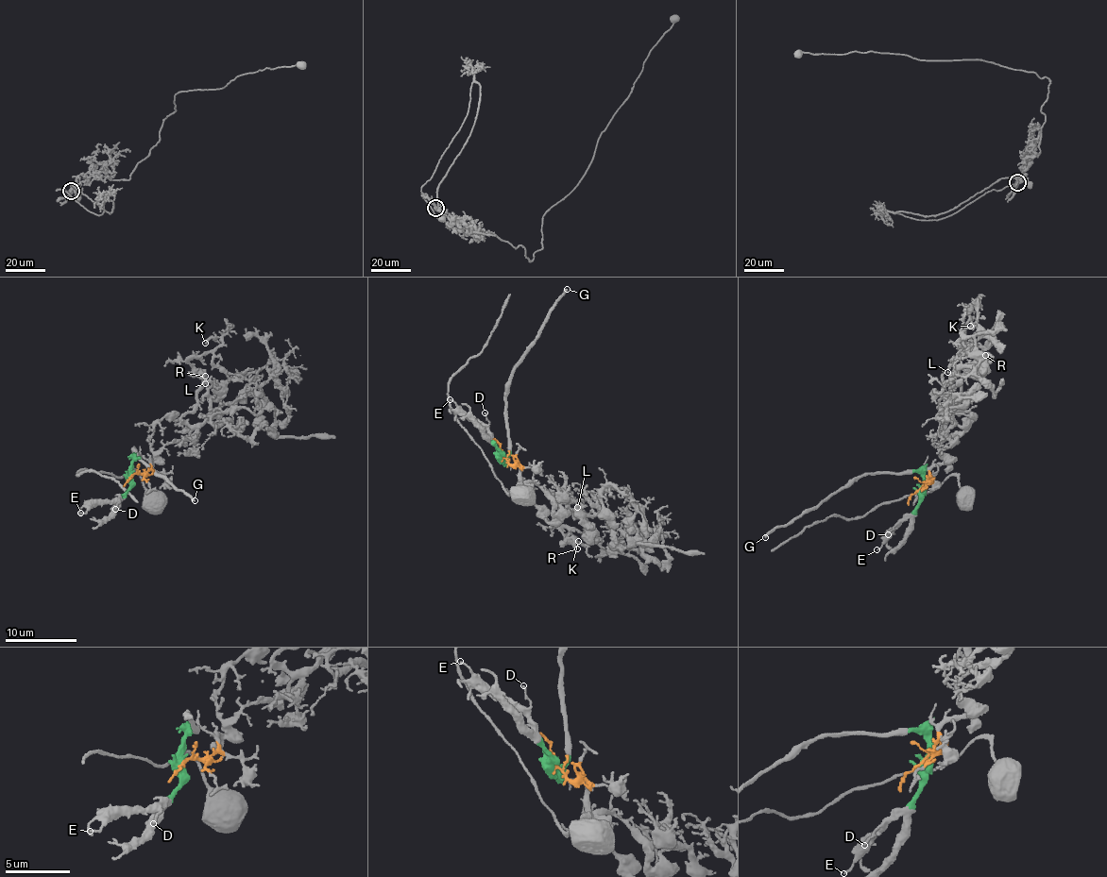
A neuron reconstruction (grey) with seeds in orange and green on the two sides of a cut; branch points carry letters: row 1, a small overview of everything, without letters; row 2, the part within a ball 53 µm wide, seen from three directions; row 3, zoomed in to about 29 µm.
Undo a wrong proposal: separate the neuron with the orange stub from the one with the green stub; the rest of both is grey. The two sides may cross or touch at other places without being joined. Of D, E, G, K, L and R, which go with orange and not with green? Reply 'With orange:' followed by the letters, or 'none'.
With orange: K, L, R

